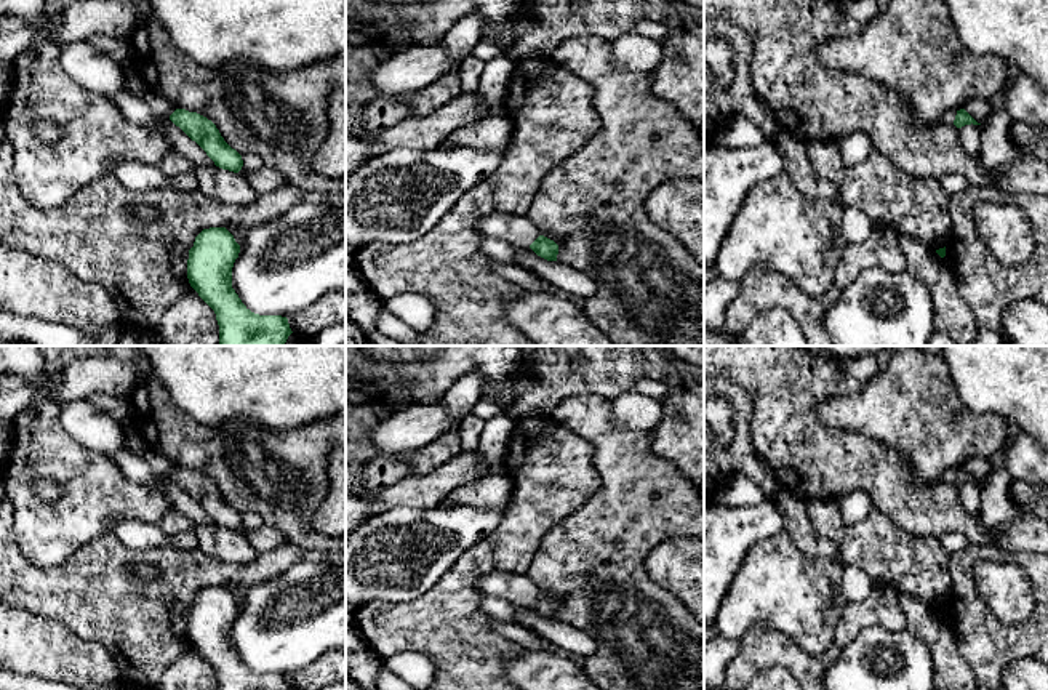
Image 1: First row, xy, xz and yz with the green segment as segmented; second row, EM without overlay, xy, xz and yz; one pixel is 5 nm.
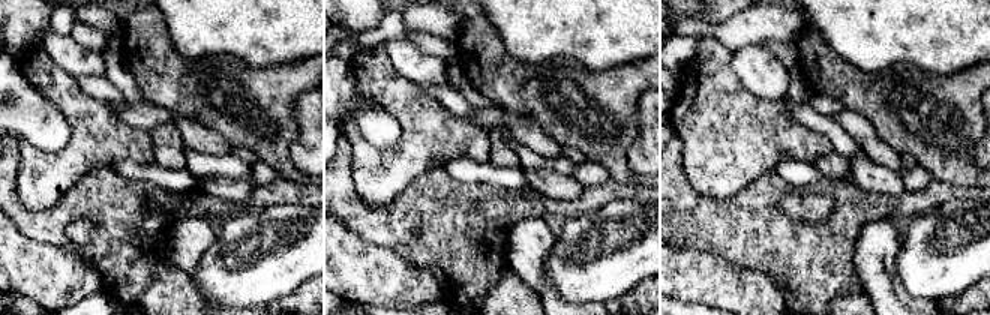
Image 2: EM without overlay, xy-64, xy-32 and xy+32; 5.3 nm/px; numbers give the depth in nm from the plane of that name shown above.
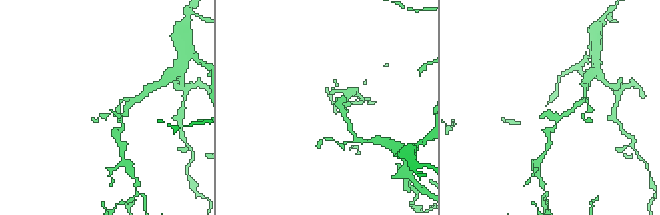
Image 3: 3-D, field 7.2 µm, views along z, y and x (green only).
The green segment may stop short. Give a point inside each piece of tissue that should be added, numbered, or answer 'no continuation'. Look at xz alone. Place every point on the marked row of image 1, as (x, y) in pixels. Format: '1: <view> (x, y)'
1: xz (519, 231)

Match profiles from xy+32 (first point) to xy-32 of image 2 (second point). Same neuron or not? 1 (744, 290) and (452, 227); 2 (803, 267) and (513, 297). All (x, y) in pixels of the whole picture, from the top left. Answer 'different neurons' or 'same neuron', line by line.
1: different neurons
2: different neurons

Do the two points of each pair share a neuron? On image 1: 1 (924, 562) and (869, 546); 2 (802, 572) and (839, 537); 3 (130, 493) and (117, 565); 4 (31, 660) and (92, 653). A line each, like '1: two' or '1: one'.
1: one
2: two
3: two
4: one

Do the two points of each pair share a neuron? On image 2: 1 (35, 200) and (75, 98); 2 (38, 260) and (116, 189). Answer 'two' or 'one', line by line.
1: one
2: two

